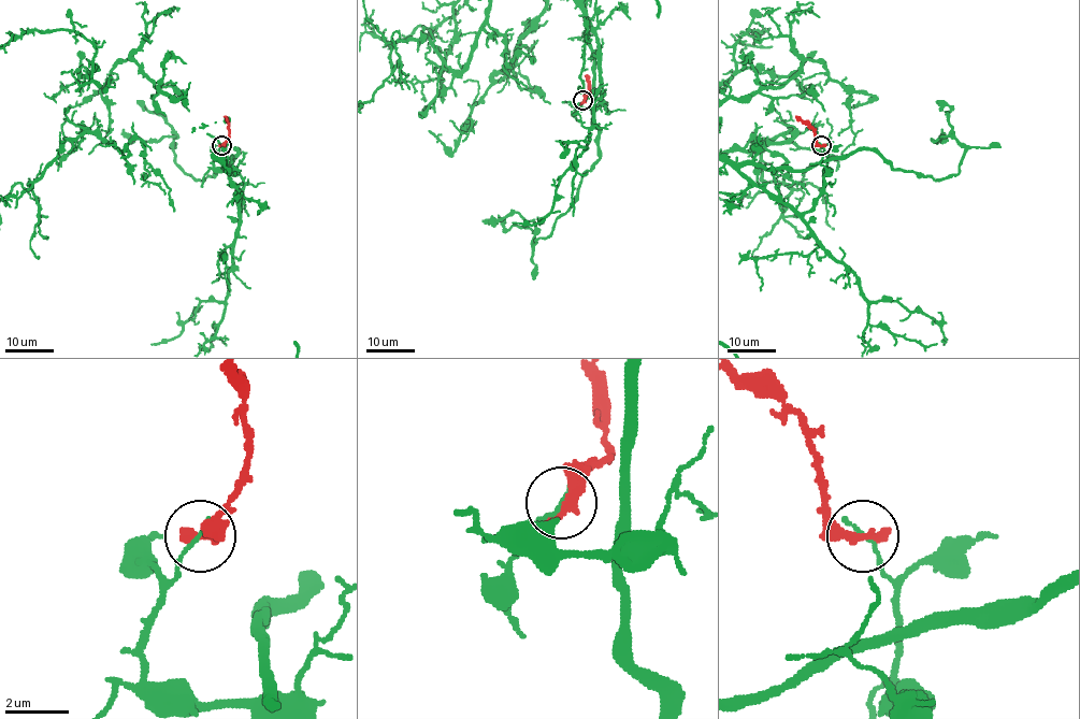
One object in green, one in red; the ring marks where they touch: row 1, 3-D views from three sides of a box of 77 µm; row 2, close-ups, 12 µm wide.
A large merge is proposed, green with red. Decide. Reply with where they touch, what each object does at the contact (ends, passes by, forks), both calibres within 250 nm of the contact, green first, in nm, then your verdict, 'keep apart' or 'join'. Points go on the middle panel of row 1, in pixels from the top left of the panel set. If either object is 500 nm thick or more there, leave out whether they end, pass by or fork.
place (582, 100); green ends; red ends; calibres 130 and 420 nm; keep apart

